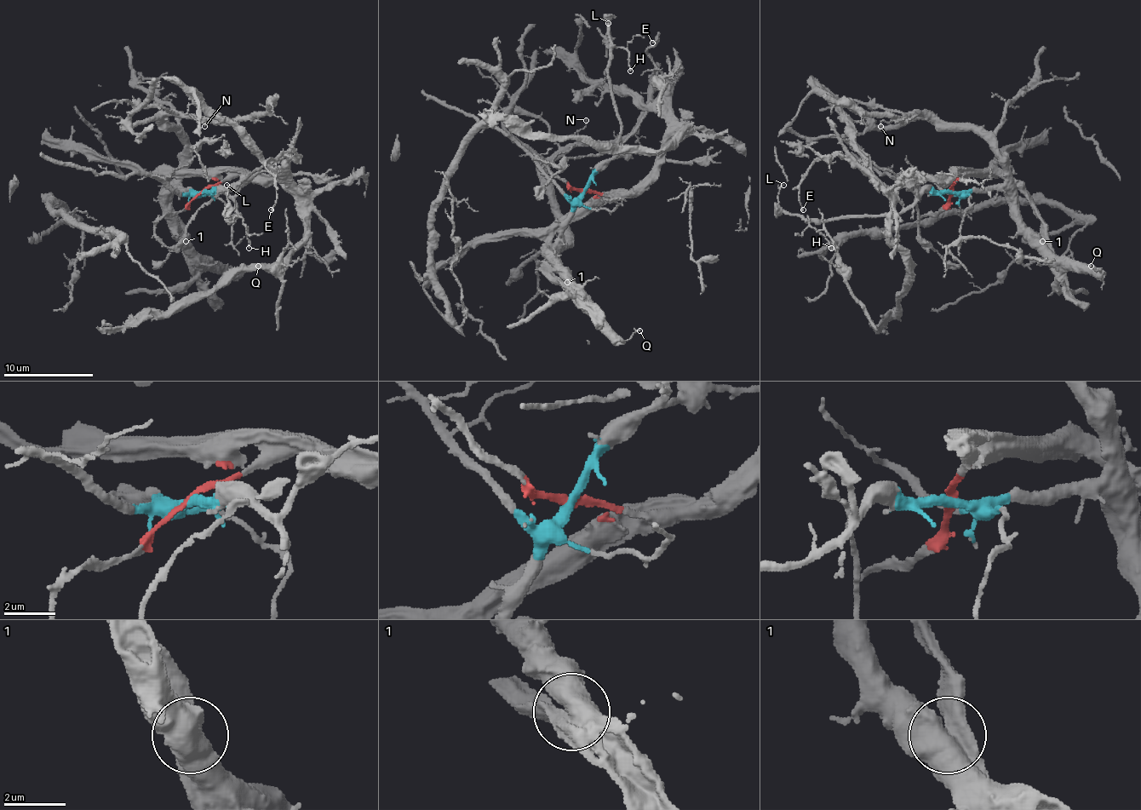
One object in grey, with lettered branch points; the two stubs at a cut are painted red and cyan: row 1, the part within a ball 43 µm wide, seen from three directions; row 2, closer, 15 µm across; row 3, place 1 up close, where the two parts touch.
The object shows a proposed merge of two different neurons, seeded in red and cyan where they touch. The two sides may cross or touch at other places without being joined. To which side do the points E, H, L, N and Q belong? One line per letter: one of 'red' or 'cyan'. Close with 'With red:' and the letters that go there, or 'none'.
E: red
H: cyan
L: cyan
N: cyan
Q: cyan
With red: E

